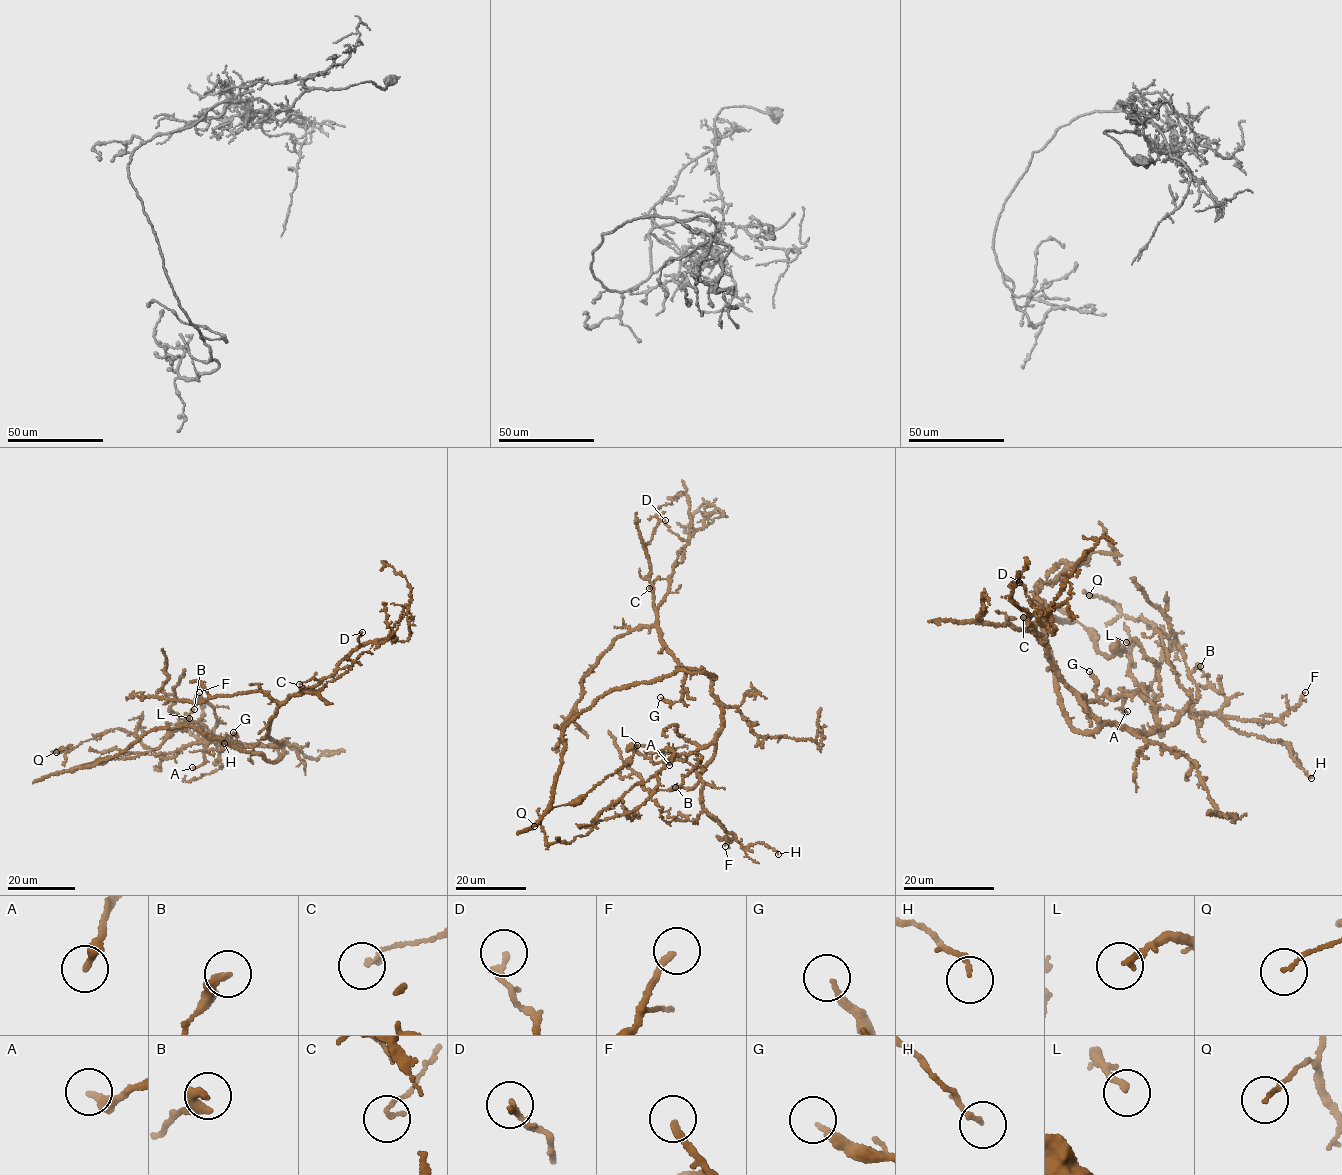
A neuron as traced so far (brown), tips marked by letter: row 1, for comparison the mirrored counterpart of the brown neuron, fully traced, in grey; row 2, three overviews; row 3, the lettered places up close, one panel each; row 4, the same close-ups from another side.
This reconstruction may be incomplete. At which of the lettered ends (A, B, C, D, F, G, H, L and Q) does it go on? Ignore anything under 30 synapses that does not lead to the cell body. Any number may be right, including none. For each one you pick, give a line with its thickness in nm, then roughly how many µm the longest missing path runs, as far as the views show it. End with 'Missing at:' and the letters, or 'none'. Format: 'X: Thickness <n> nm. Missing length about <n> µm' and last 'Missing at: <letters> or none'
Missing at: none

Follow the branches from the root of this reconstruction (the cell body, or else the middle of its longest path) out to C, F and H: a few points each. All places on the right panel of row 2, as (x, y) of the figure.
C: (1081, 732), (1097, 729), (1098, 720), (1080, 697), (1070, 689), (1050, 660), (1046, 643), (1023, 617)
F: (1081, 732), (1110, 723), (1148, 733), (1174, 725), (1186, 710), (1273, 721), (1295, 707), (1305, 692)
H: (1081, 732), (1110, 723), (1148, 733), (1174, 725), (1183, 711), (1212, 713), (1244, 733), (1285, 742), (1311, 778)

